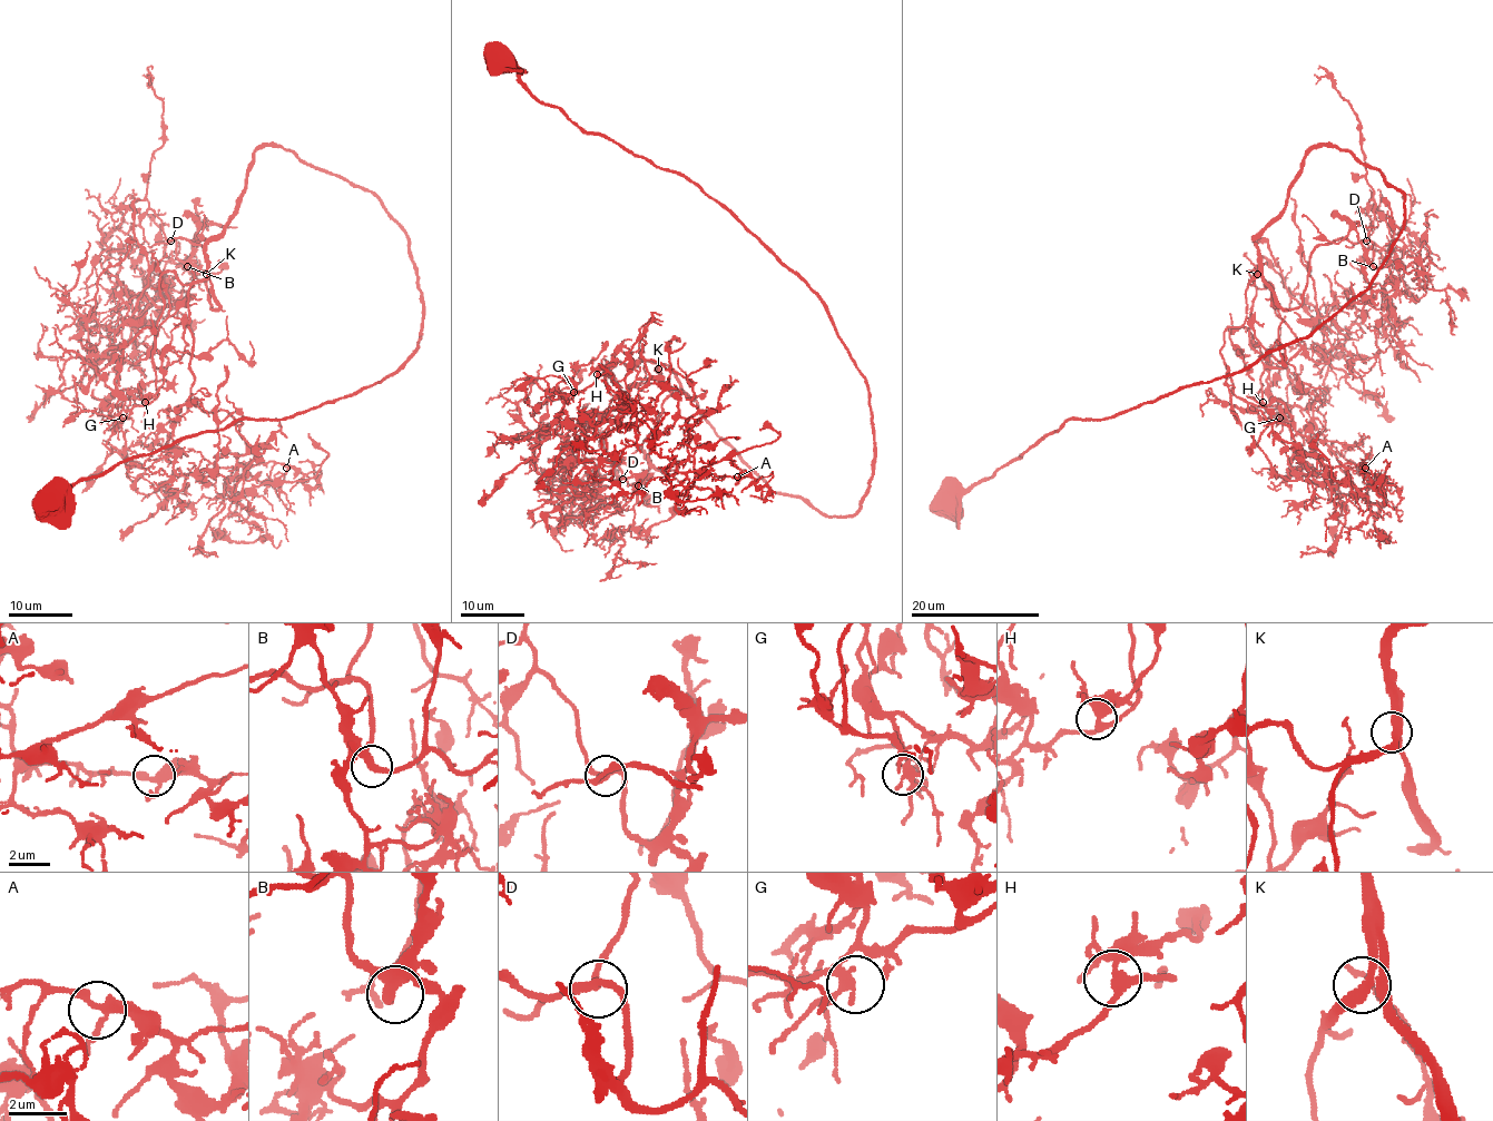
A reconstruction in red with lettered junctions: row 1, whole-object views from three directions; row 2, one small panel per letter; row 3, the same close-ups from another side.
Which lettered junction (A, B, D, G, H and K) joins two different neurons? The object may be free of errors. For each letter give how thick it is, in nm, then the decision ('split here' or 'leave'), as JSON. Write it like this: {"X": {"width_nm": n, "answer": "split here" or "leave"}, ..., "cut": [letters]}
{"A": {"width_nm": 320, "answer": "leave"}, "B": {"width_nm": 320, "answer": "leave"}, "D": {"width_nm": 240, "answer": "leave"}, "G": {"width_nm": 280, "answer": "leave"}, "H": {"width_nm": 280, "answer": "leave"}, "K": {"width_nm": 280, "answer": "leave"}, "cut": []}

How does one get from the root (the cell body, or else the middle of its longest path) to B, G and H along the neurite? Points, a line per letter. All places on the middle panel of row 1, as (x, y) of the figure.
B: (504, 58), (722, 203), (867, 385), (853, 514), (776, 493), (666, 364), (659, 421), (619, 465), (638, 485)
G: (504, 58), (819, 298), (874, 474), (826, 515), (666, 364), (573, 392)
H: (504, 58), (819, 298), (870, 392), (862, 505), (776, 493), (666, 364), (639, 356), (620, 396), (597, 374)

